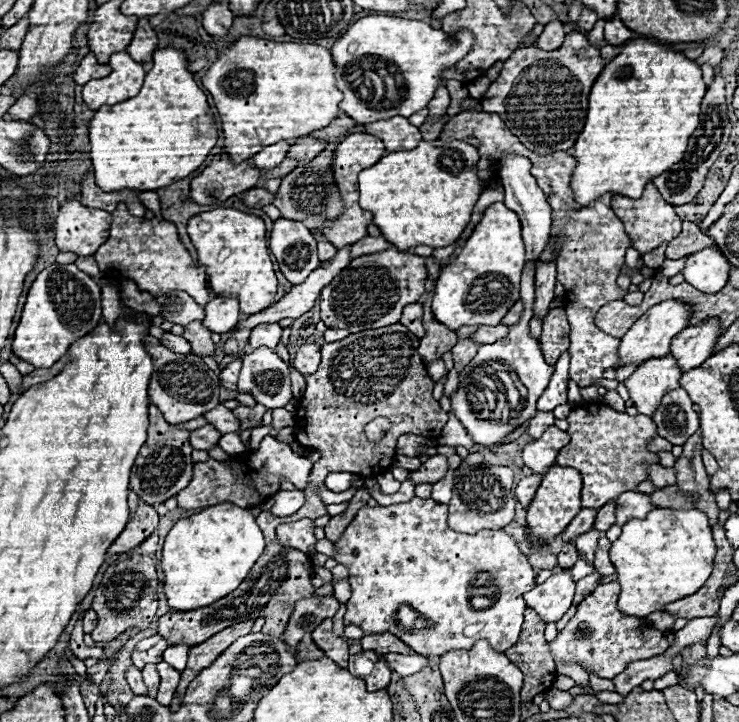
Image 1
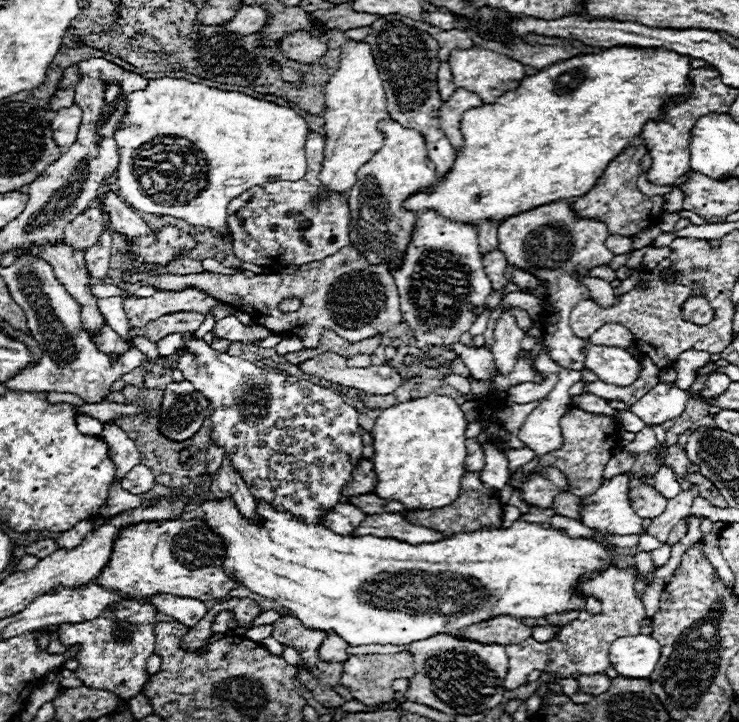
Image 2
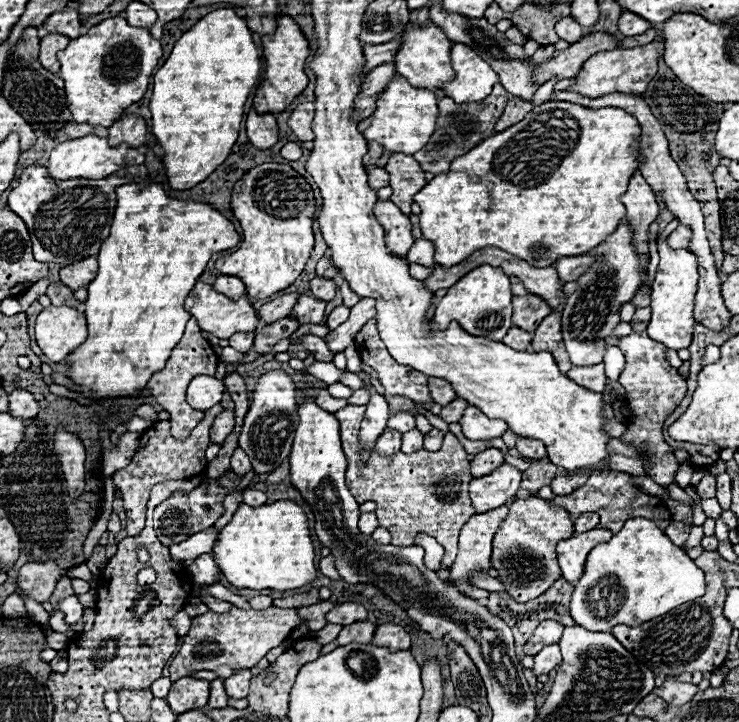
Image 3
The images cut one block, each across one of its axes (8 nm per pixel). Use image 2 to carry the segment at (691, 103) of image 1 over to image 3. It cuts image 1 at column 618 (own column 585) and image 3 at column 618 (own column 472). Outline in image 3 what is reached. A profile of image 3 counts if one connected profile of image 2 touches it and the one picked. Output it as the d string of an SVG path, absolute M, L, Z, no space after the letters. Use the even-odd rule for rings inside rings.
M544 102L540 106L534 106L534 110L516 126L506 128L504 132L494 134L492 138L482 140L478 146L474 146L468 154L462 154L458 158L454 158L454 162L450 164L448 172L436 174L434 180L430 180L416 196L414 202L420 204L422 212L420 212L420 228L426 240L430 240L436 248L434 260L438 266L442 268L450 268L456 266L458 262L466 260L474 250L480 250L484 246L496 246L502 248L504 252L526 260L530 266L534 268L546 268L552 266L552 262L556 262L558 258L564 256L580 256L590 252L594 246L598 246L600 242L604 242L616 228L618 224L624 220L626 216L626 208L620 202L620 194L626 192L626 186L630 182L630 178L634 176L634 172L640 170L640 152L638 152L638 138L640 138L640 126L636 122L634 116L626 114L622 108L598 108L598 110L590 110L586 106L578 106L572 102Z

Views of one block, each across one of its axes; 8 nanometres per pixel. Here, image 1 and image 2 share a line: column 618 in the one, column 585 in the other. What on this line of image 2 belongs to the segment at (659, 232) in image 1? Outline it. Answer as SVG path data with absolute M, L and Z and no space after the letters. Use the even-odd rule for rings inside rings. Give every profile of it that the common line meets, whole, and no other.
M644 144L624 150L624 154L620 154L620 158L614 158L608 164L604 178L600 178L600 182L588 194L584 194L576 202L572 202L572 210L580 218L594 218L594 220L604 222L608 226L610 234L620 234L620 236L634 236L640 230L654 226L662 214L664 198L662 196L646 196L636 186L636 180L642 172L640 160L646 152L648 152L648 148Z

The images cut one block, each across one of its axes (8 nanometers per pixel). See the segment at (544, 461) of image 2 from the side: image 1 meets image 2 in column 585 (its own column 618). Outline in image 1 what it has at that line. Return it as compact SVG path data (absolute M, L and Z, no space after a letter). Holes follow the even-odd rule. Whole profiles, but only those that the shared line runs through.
M586 404L574 408L566 418L570 428L570 444L556 456L556 466L572 466L582 474L582 508L600 508L618 498L622 492L636 490L648 478L648 466L658 464L660 458L648 452L648 444L656 436L656 426L650 416L628 416L606 404Z

